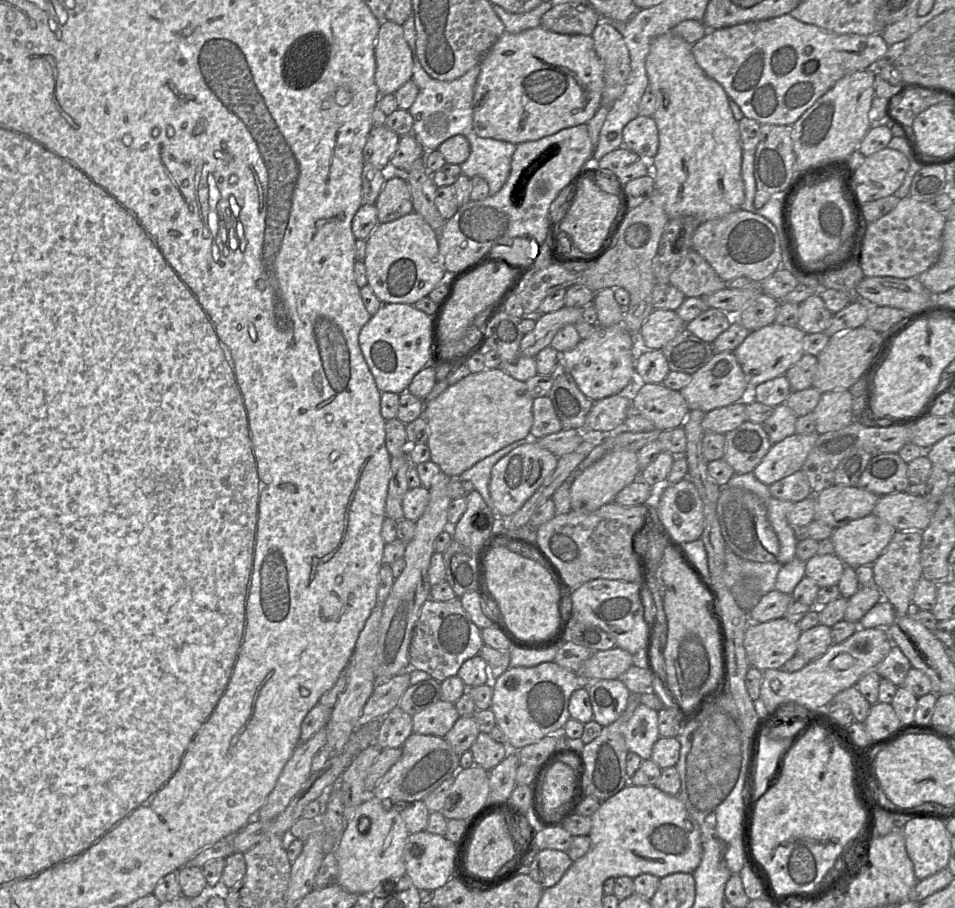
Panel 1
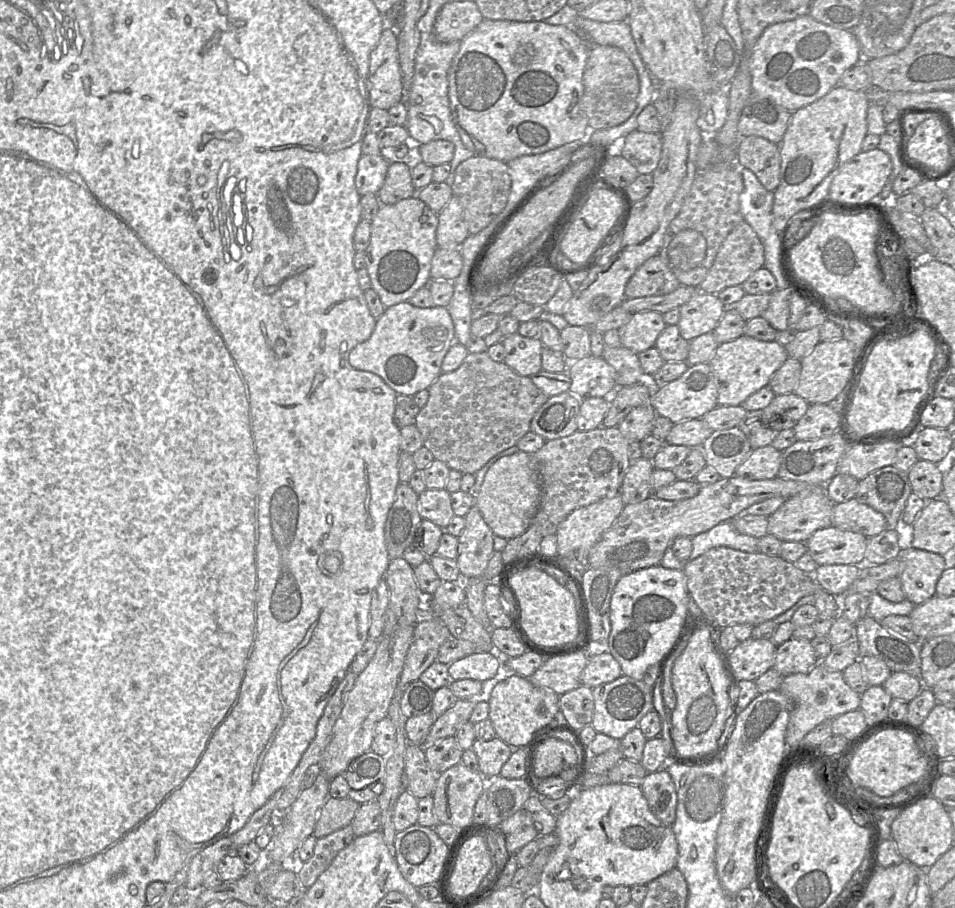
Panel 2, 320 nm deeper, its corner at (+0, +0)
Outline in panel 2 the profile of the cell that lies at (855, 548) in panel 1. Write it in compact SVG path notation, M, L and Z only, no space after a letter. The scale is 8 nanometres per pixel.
M834 526L816 530L805 542L807 552L819 565L863 565L866 537Z

